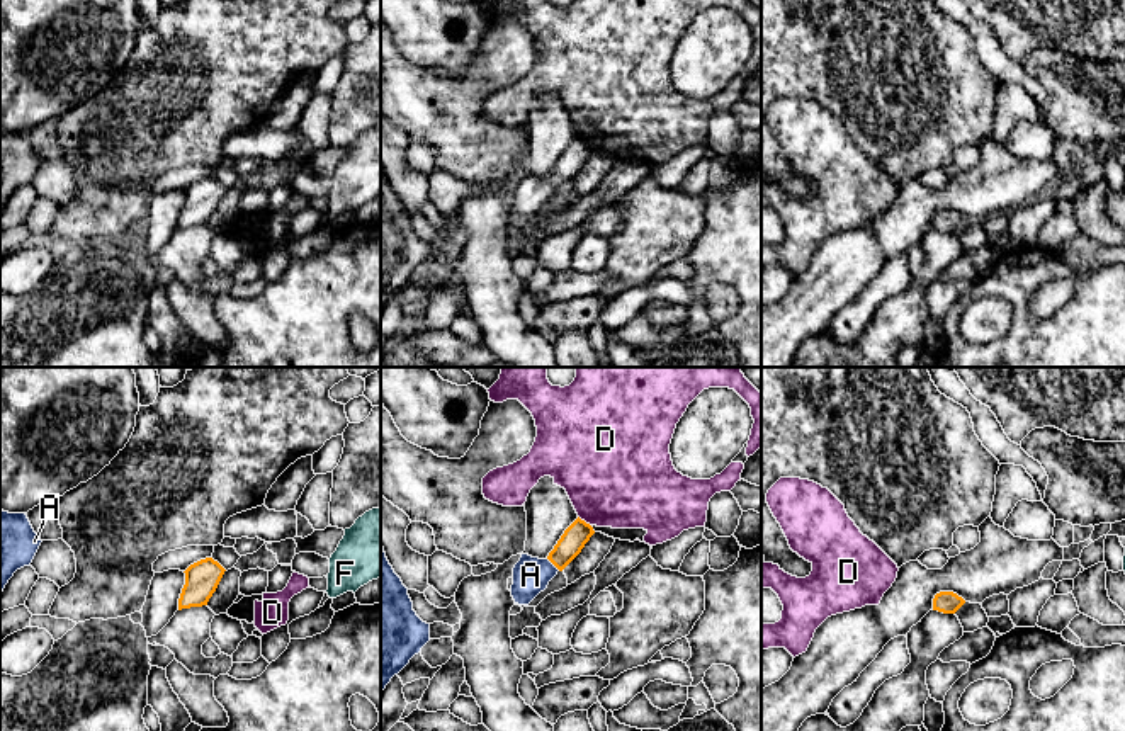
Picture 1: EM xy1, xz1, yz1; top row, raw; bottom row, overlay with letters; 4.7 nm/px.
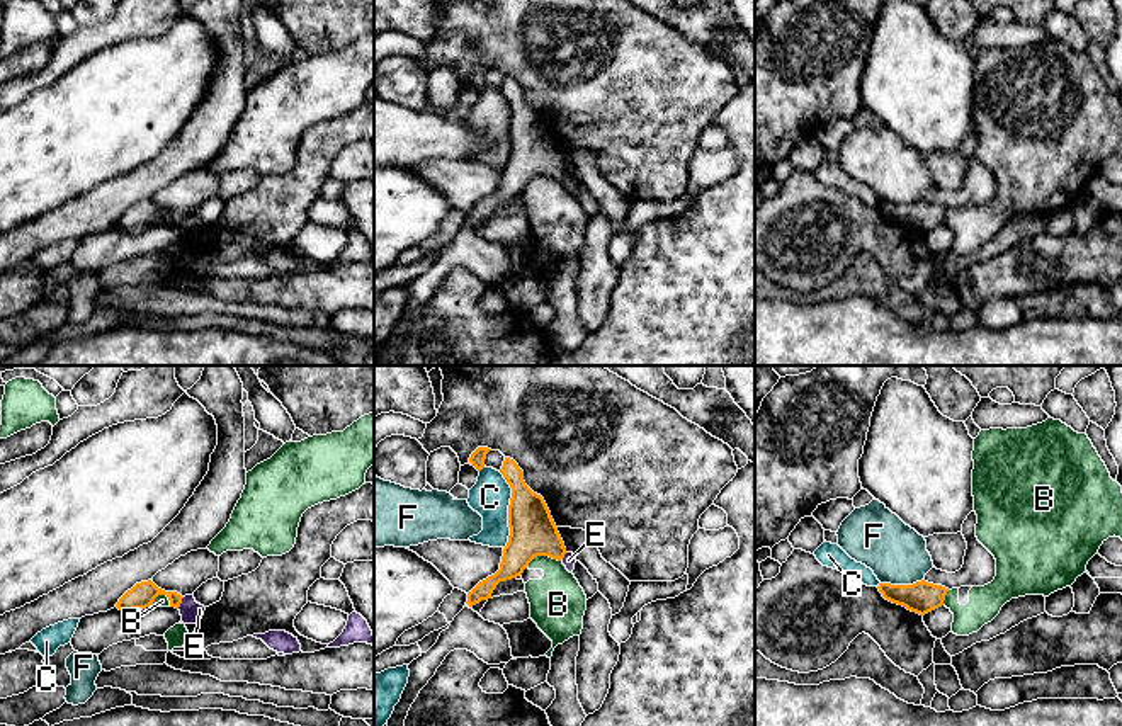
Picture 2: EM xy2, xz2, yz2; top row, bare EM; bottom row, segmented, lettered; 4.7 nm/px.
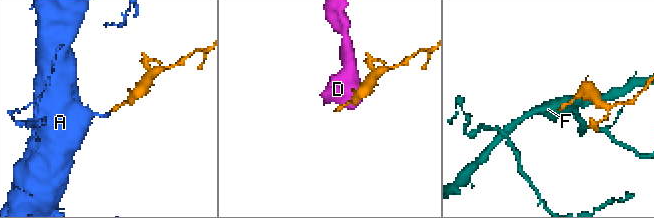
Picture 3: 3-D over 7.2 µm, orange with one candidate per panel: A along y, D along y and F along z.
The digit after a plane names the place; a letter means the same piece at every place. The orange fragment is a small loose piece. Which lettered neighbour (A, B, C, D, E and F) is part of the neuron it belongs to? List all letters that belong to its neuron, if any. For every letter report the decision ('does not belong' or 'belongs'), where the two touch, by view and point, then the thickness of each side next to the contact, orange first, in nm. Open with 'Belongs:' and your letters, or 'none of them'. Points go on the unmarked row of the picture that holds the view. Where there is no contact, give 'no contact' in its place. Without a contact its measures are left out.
Belongs: A
A: belongs; meets orange in xz1 at (554, 184); 120 nm thick on the orange side, 180 nm on the other
B: does not belong; meets orange in xz2 at (543, 174); 220 nm thick on the orange side, 260 nm on the other
C: does not belong; meets orange in xz2 at (509, 130); 220 nm thick on the orange side, 190 nm on the other
D: does not belong; meets orange in xz1 at (583, 140); 120 nm thick on the orange side, 460 nm on the other
E: does not belong; meets orange in xy2 at (181, 221); 120 nm thick on the orange side, 100 nm on the other
F: does not belong; meets orange in yz2 at (901, 204); 160 nm thick on the orange side, 280 nm on the other

